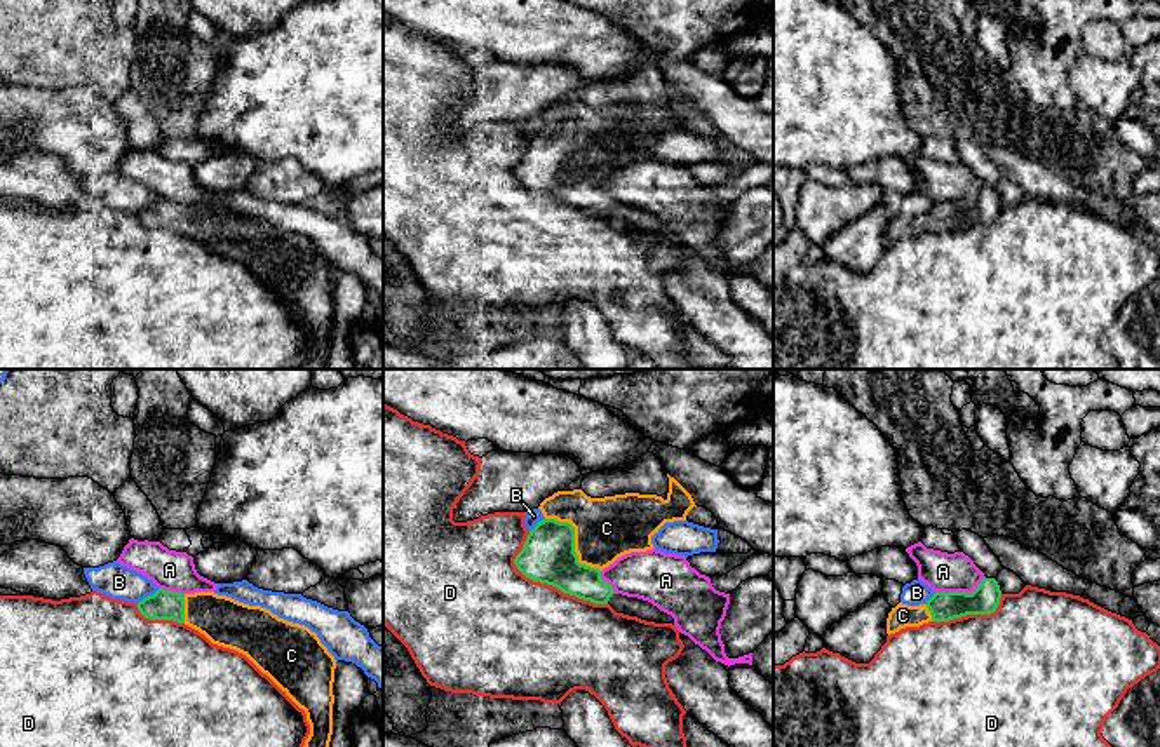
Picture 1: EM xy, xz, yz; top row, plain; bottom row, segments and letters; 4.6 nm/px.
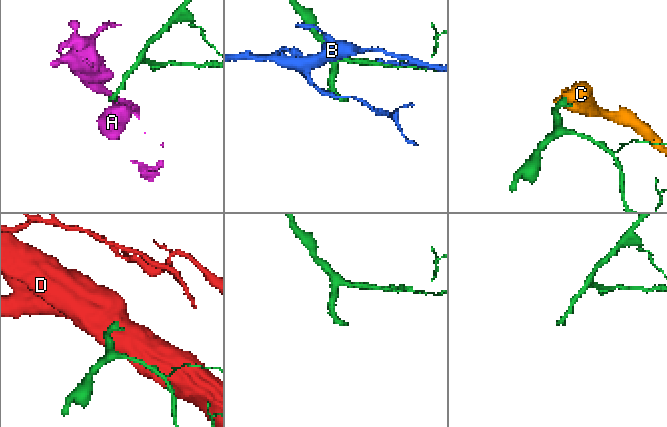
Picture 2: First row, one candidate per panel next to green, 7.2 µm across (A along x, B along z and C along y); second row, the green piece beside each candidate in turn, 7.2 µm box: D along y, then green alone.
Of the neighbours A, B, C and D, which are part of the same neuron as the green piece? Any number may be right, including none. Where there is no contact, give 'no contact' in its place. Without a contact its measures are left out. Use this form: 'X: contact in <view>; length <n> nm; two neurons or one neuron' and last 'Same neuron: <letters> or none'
A: contact in yz; length 240 nm; two neurons
B: contact in xy; length 130 nm; two neurons
C: contact in xz; length 360 nm; one neuron
D: contact in xz; length 500 nm; two neurons
Same neuron: C

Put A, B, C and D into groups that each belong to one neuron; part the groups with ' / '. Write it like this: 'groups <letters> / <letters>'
groups A / B / C / D

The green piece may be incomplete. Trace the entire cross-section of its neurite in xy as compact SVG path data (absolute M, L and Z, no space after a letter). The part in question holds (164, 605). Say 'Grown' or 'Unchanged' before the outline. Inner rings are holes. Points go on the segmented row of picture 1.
Grown. M158 589L138 609L150 620L185 623L212 644L246 655L305 710L310 735L303 747L329 747L336 660L308 627L214 592Z

